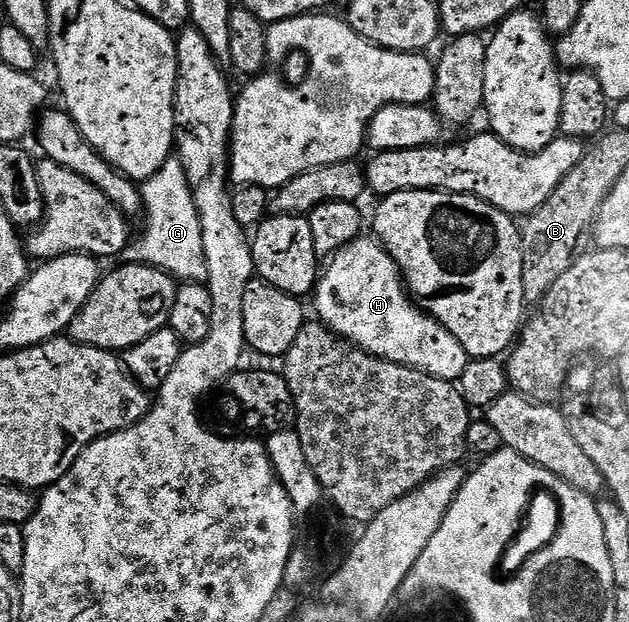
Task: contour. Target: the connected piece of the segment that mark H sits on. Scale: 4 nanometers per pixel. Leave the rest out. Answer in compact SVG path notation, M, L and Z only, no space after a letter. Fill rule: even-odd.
M366 238L354 239L325 264L312 292L314 311L318 314L315 315L317 322L322 323L329 331L334 331L342 339L356 344L370 355L423 371L425 375L431 375L437 379L457 381L464 373L466 366L470 364L470 356L462 348L460 341L456 341L456 337L452 337L452 333L444 329L442 323L426 314L421 306L416 305L415 300L408 294L402 272L398 270L394 259L387 253L385 247L378 242L377 238Z

